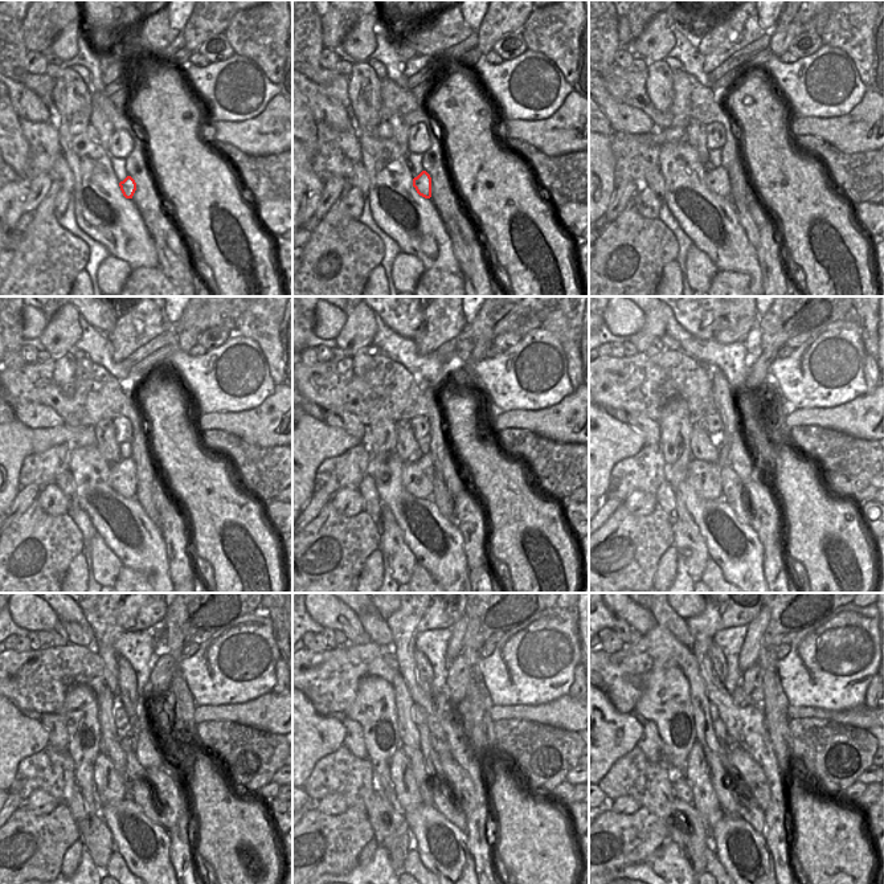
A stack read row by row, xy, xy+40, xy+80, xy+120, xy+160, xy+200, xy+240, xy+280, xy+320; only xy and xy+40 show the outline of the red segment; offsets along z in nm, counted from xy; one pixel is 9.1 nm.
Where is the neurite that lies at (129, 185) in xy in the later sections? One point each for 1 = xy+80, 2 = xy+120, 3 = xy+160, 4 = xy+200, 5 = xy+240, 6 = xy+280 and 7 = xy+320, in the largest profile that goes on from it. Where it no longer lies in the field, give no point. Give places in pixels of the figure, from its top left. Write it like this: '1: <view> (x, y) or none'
1: xy+80 (716, 179)
2: xy+120 (122, 477)
3: xy+160 (417, 477)
4: xy+200 (704, 478)
5: xy+240 (111, 786)
6: xy+280 (408, 798)
7: xy+320 (706, 802)

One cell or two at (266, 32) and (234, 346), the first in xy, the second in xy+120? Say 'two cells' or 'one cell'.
two cells

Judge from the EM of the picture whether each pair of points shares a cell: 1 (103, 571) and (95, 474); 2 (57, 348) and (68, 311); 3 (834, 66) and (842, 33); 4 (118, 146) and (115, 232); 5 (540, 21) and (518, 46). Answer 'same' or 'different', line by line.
1: different
2: same
3: different
4: different
5: different

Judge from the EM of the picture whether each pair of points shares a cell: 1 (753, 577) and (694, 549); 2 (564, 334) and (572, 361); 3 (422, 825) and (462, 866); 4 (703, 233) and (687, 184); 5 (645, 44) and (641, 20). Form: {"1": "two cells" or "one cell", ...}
{"1": "two cells", "2": "one cell", "3": "one cell", "4": "one cell", "5": "two cells"}

